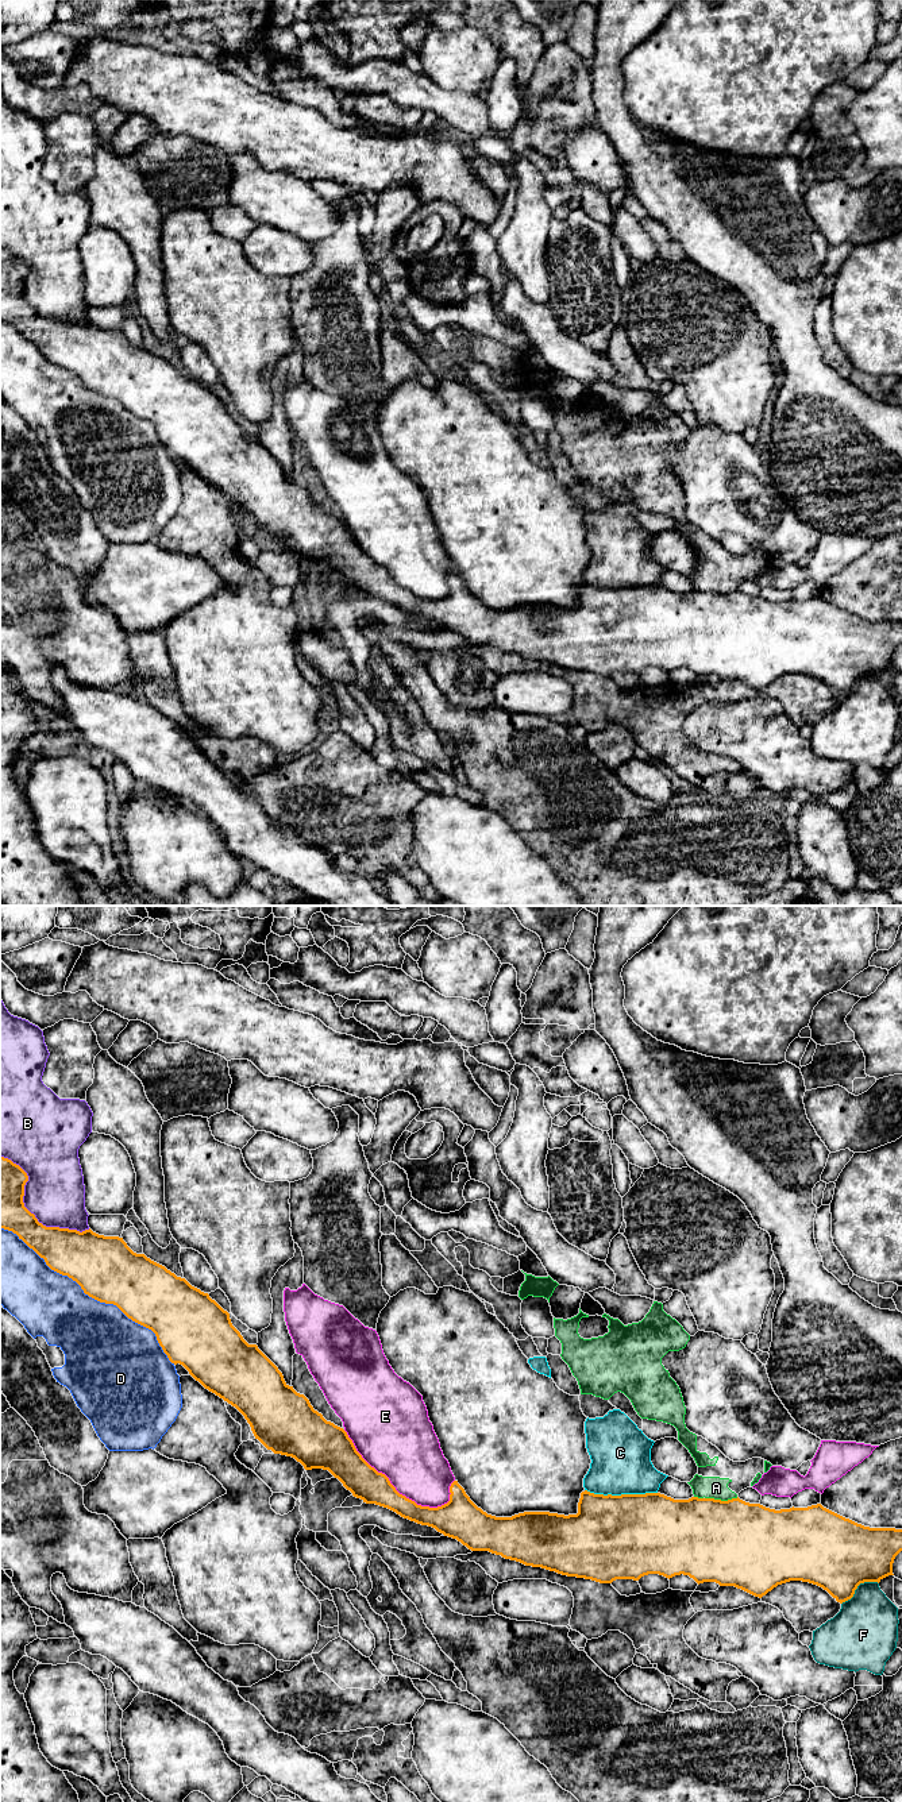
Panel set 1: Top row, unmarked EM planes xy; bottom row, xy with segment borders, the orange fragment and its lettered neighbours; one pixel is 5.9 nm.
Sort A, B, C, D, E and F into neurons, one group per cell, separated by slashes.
A / B / C / D / E / F

